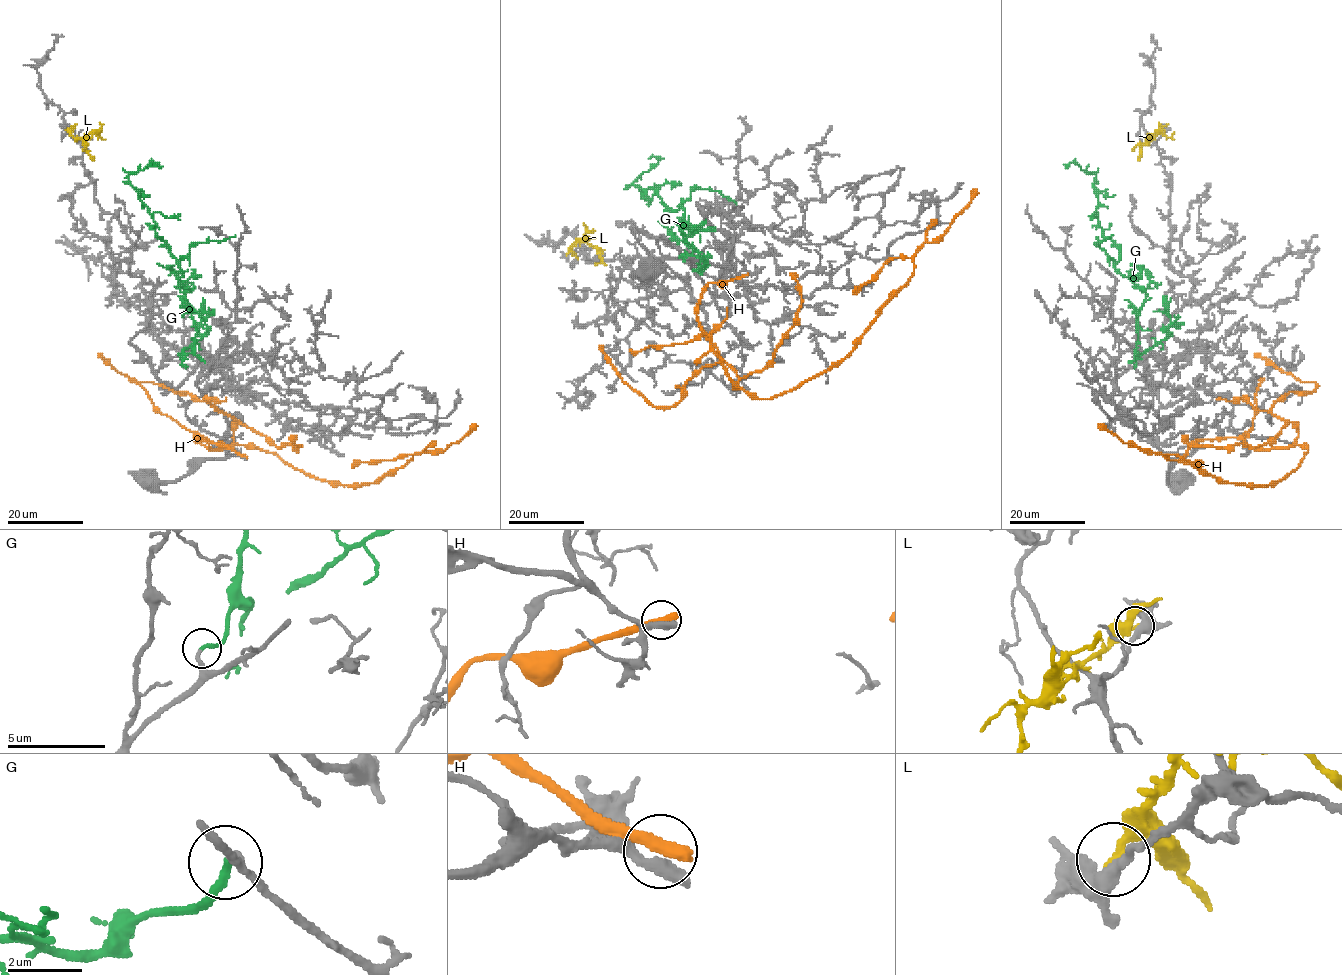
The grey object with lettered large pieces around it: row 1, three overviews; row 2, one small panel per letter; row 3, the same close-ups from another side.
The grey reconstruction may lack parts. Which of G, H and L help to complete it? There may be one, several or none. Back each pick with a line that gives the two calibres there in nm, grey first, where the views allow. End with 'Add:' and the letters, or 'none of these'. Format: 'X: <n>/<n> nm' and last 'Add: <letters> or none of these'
G: 180/200 nm
Add: G

